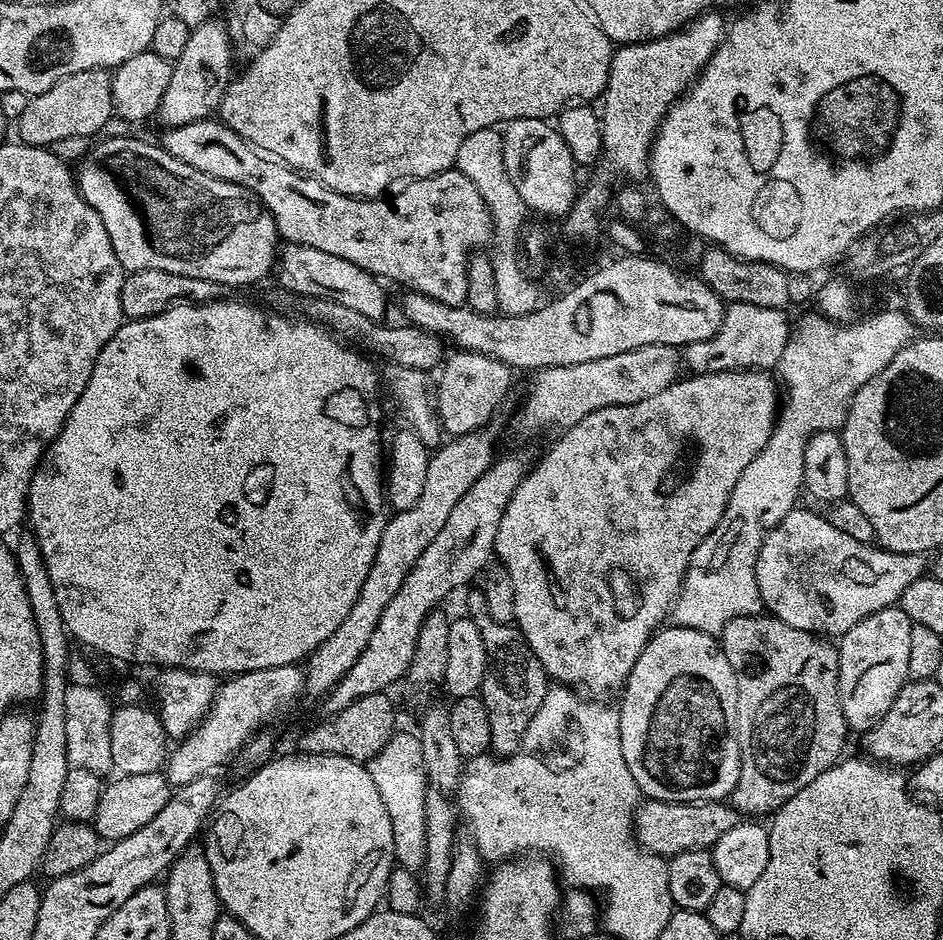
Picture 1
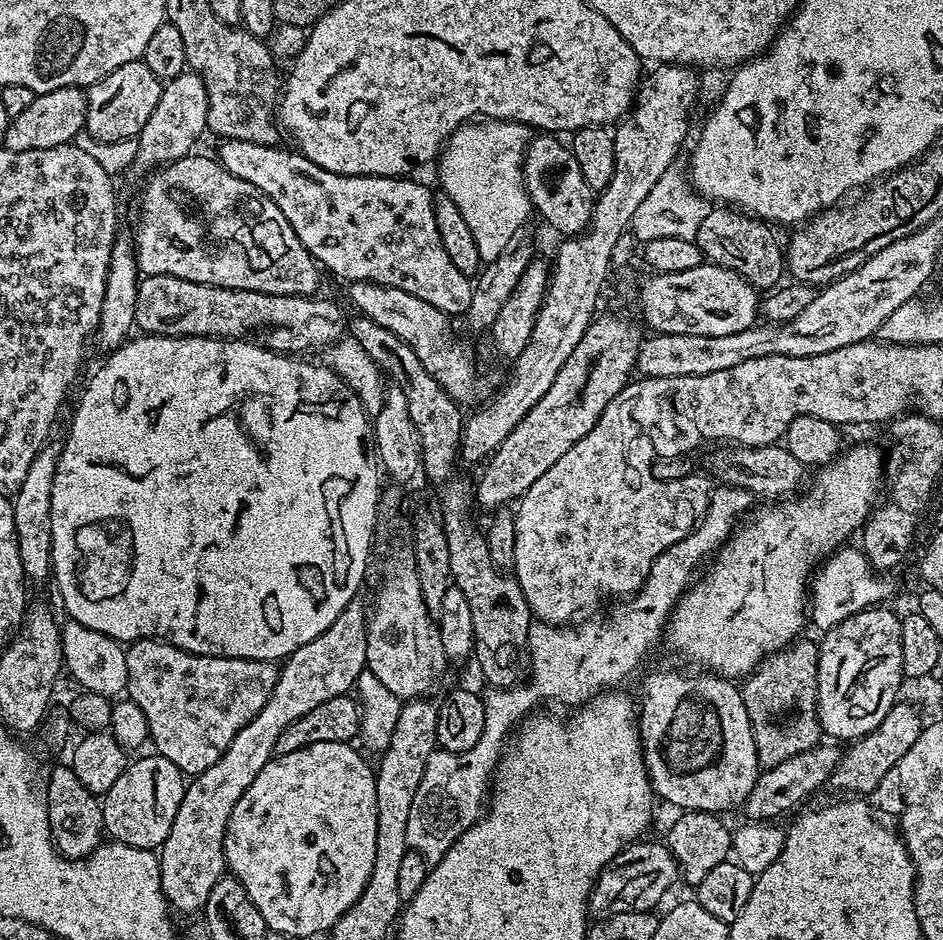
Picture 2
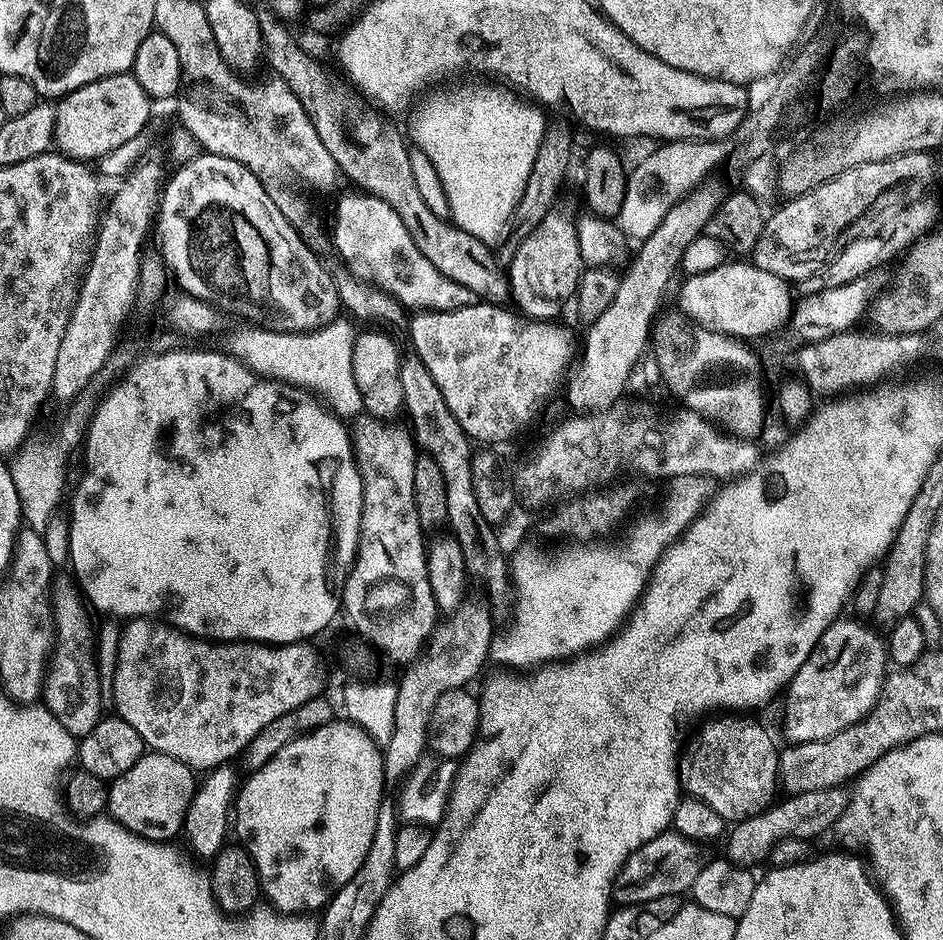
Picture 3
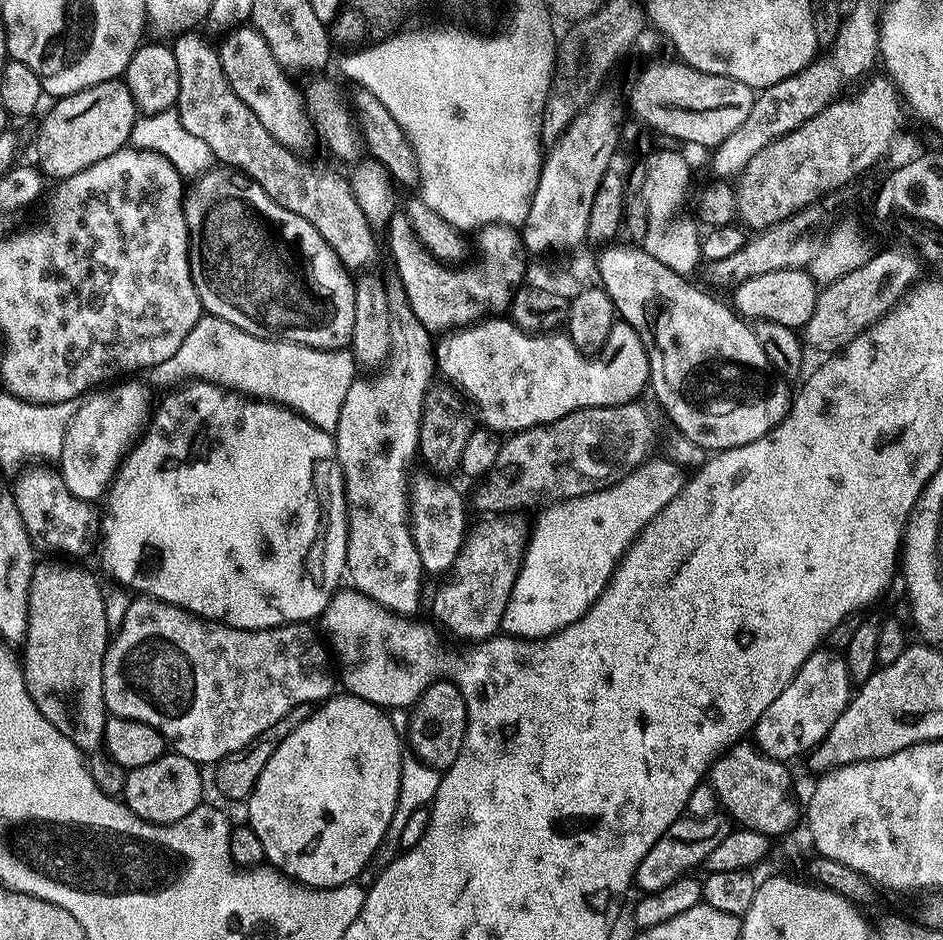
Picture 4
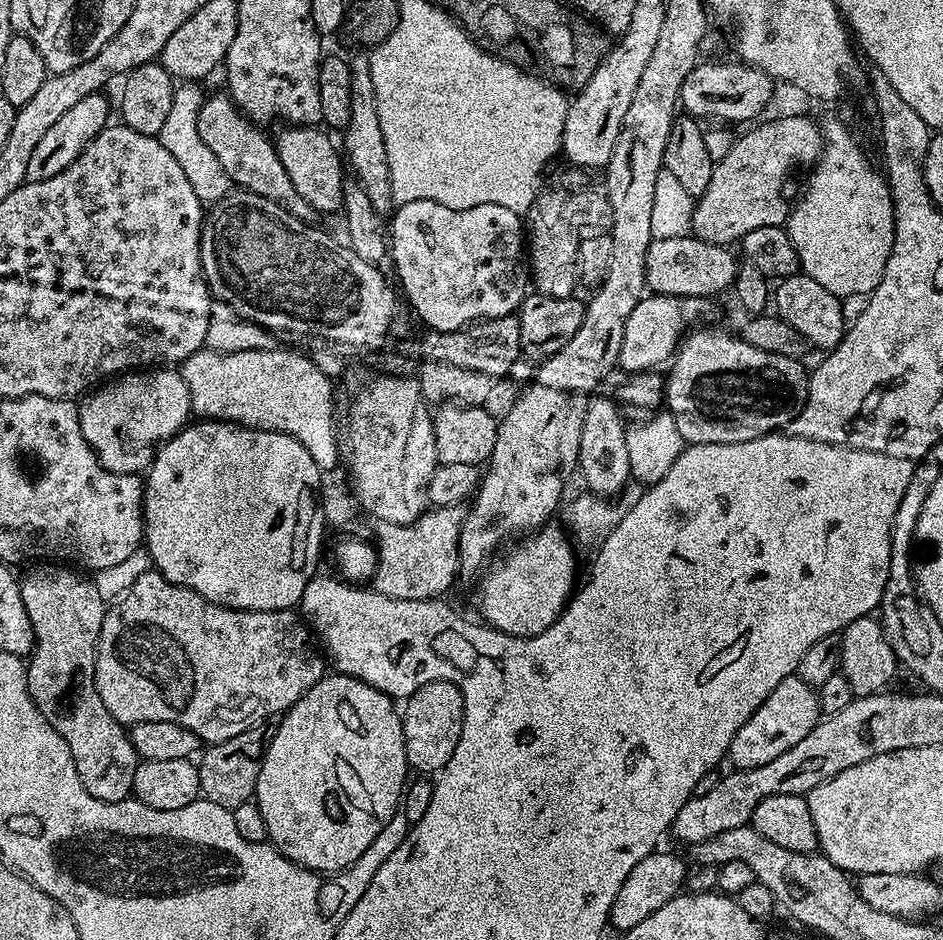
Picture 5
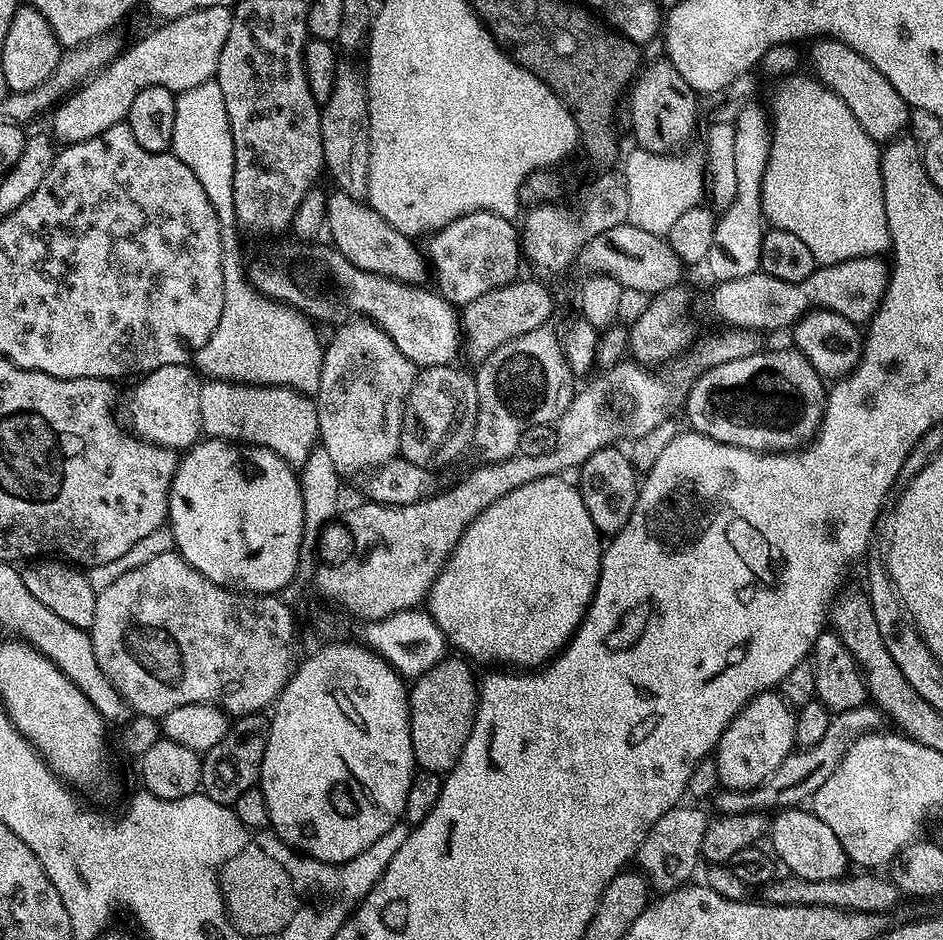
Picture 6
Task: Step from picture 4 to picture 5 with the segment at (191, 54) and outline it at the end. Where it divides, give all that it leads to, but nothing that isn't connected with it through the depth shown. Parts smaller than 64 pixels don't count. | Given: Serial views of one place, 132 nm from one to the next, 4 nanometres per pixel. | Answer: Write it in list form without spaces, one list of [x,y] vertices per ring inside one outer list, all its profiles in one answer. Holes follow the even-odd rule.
[[[227,94],[209,95],[198,110],[198,134],[202,134],[202,142],[214,150],[214,158],[222,162],[222,170],[226,170],[229,181],[237,189],[270,198],[270,202],[280,204],[300,220],[315,221],[318,213],[314,206],[294,190],[294,182],[290,182],[290,174],[286,174],[286,166],[282,166],[282,158],[278,158],[275,143],[260,132],[263,131],[236,107]]]

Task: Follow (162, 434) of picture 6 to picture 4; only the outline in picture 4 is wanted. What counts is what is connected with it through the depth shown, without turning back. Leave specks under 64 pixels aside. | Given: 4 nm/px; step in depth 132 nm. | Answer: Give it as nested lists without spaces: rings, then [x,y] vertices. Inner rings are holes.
[[[126,381],[87,393],[64,429],[58,471],[67,489],[80,500],[94,502],[107,493],[124,458],[135,447],[151,419],[151,387],[147,383]]]

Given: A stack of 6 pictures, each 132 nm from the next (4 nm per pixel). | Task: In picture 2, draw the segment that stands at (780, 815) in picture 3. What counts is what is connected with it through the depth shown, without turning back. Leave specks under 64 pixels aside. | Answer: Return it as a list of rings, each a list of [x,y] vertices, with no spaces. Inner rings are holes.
[[[897,702],[873,732],[861,736],[851,745],[852,752],[843,753],[840,767],[836,769],[834,784],[844,791],[841,793],[855,794],[860,798],[871,797],[882,778],[886,778],[886,774],[890,774],[890,770],[906,754],[906,750],[910,750],[910,746],[918,742],[921,729],[919,710],[912,704]]]

